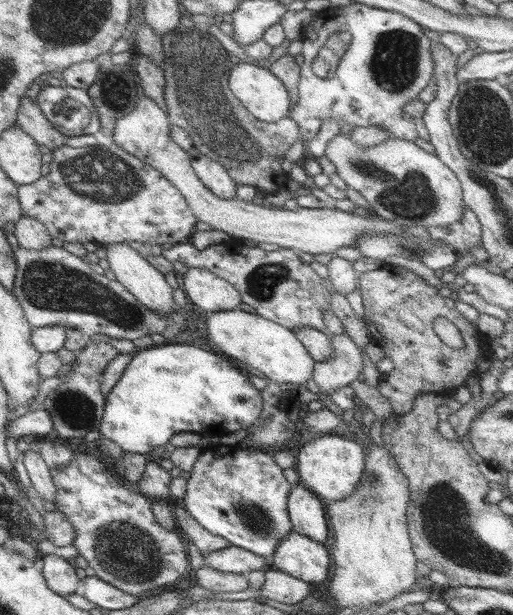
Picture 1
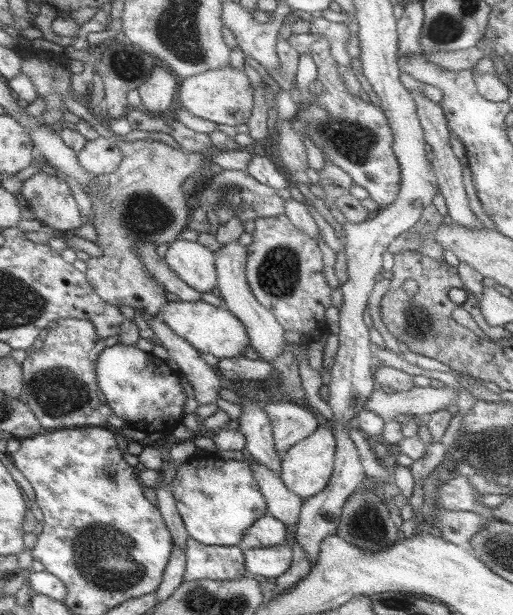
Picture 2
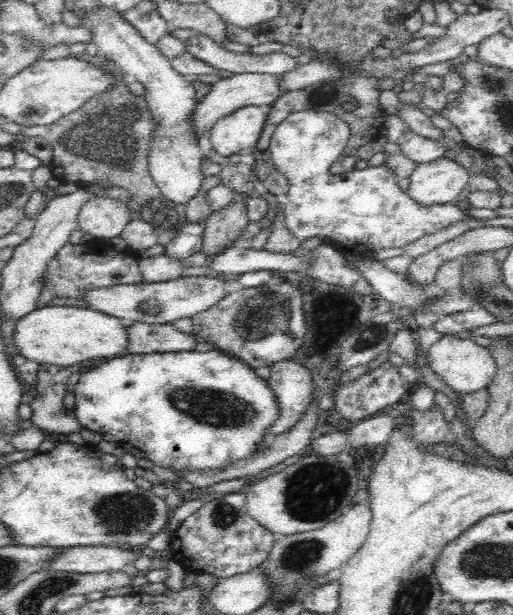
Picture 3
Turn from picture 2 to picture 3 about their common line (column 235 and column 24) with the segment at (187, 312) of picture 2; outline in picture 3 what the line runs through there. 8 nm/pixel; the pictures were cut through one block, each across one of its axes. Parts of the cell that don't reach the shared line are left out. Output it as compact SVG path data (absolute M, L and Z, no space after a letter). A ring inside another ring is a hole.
M46 305L30 311L15 325L12 340L19 354L39 365L66 367L79 362L98 363L103 359L128 353L126 323L120 322L119 318L86 307Z

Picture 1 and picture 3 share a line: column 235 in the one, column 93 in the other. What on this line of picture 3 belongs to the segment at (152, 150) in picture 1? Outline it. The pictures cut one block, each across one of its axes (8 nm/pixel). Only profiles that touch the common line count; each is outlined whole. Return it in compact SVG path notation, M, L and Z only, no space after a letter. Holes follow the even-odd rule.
M94 196L80 208L77 218L78 228L88 232L93 238L105 241L121 236L130 221L128 202Z

